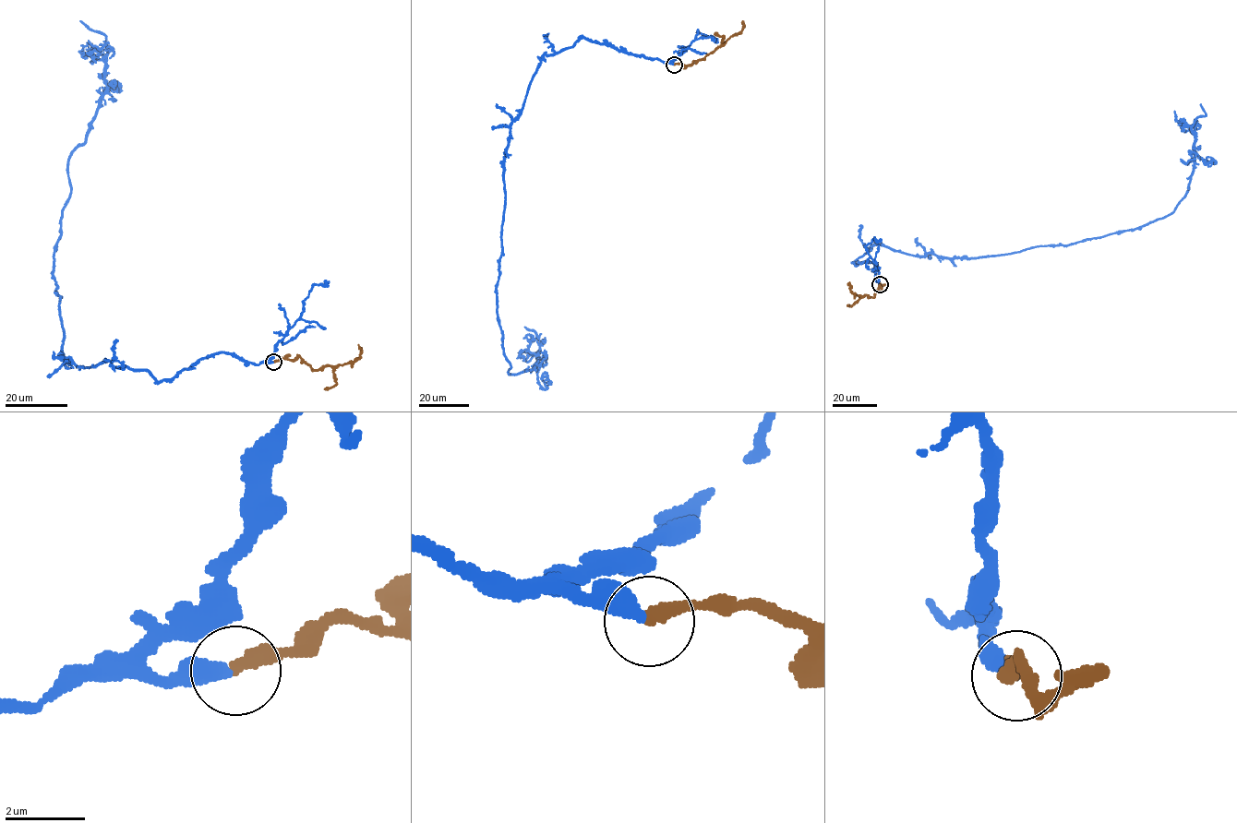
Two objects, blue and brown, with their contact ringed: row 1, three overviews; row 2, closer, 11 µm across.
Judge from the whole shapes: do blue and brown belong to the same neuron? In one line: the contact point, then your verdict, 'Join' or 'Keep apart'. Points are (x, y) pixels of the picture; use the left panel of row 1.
Place: (273, 362). Join

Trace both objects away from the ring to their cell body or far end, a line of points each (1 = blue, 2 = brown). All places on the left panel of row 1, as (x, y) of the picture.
1: (273, 362), (216, 353), (161, 381), (62, 355), (54, 266), (68, 162), (107, 85), (105, 37), (79, 21)
2: (273, 362), (300, 356), (311, 370), (328, 365), (336, 367), (359, 358), (358, 345)

